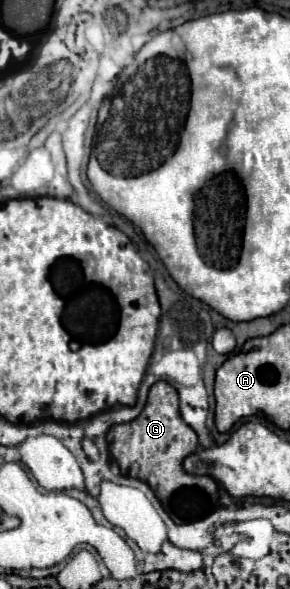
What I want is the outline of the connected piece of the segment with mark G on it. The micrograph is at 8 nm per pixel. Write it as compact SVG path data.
M168 381L154 383L144 411L130 423L112 425L106 441L122 475L146 481L174 523L204 519L220 507L216 481L212 477L194 477L182 467L184 457L198 449L198 437L192 427L182 421L178 411L178 393Z

